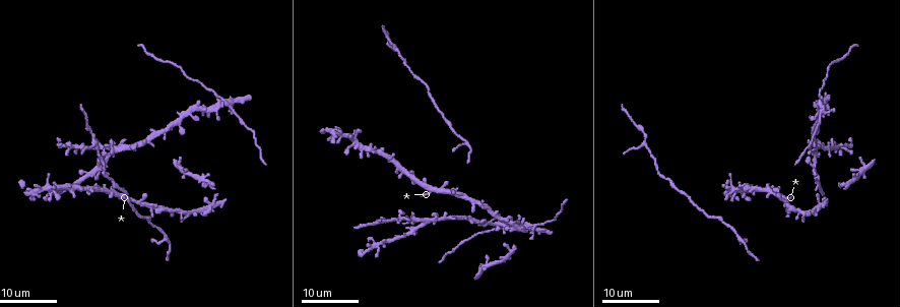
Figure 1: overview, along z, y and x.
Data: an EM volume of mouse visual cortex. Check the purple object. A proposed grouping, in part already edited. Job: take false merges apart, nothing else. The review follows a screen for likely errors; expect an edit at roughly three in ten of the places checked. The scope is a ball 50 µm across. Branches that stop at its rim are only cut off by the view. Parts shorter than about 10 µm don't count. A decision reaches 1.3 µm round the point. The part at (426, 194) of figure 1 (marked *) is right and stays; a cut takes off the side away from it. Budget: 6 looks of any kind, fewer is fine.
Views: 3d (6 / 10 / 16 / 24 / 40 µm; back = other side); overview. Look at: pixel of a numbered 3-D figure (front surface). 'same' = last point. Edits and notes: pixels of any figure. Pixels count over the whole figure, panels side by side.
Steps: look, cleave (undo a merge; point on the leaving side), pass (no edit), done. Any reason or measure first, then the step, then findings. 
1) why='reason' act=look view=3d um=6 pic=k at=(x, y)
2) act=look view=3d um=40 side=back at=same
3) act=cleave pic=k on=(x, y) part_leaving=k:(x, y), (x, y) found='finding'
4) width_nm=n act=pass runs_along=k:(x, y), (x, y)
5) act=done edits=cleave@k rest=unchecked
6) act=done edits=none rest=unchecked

act=look view=3d um=16 pic=1 at=(425, 223)

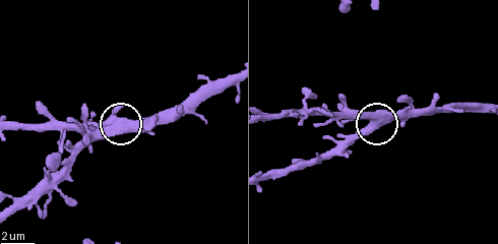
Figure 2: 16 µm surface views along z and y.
why='zoom in' act=look view=3d um=10 pic=2 at=(372, 125)

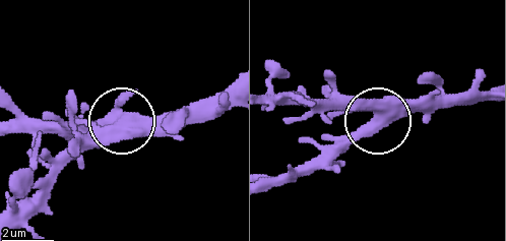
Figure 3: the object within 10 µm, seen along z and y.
side_arm_um=15 act=pass found='all the same neuron'

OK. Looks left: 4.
why='three-way junction' act=look view=3d um=16 pic=1 at=(224, 98)

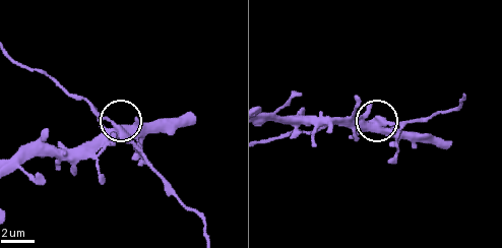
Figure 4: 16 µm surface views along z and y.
act=look view=3d um=6 pic=4 at=(119, 127)

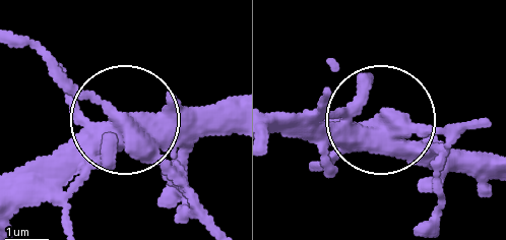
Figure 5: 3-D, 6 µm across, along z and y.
width_nm=350 act=pass runs_along=5:(274, 117), (479, 128) found='continuous, no second neuron'

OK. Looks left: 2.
why='looks like a crossing' act=look view=3d um=24 pic=1 at=(150, 210)

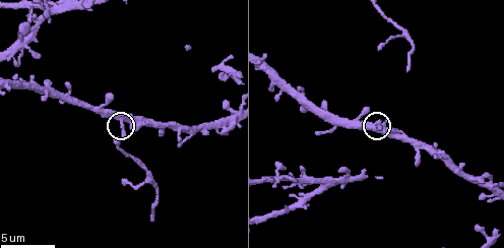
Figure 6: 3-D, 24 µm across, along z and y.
why='zoom in' act=look view=3d um=6 pic=6 at=(124, 120)

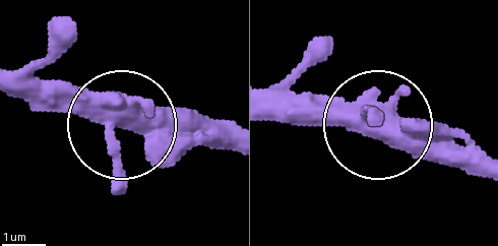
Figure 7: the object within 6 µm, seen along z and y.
arms=4 act=pass runs_along=7:(17, 73), (72, 83), (127, 124), (233, 124) found='one neuron here'

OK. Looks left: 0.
act=done edits=none rest=unchecked

